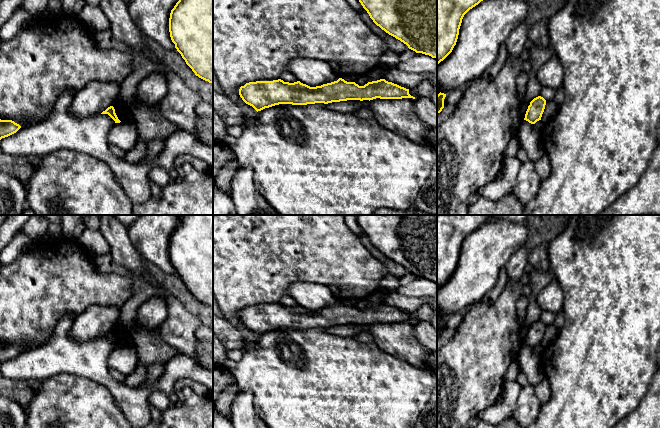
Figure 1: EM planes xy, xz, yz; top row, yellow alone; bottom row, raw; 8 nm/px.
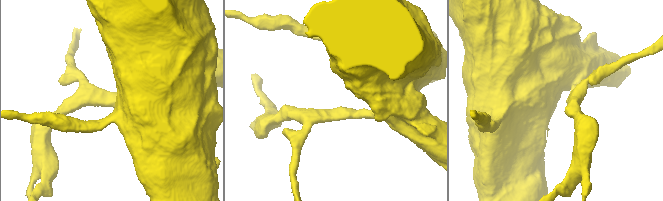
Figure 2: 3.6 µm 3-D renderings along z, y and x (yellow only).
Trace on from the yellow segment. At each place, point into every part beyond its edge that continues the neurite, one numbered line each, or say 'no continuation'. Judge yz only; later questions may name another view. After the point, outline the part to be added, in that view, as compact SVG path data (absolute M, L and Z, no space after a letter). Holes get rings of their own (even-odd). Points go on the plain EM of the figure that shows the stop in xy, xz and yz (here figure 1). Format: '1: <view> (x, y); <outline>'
no continuation

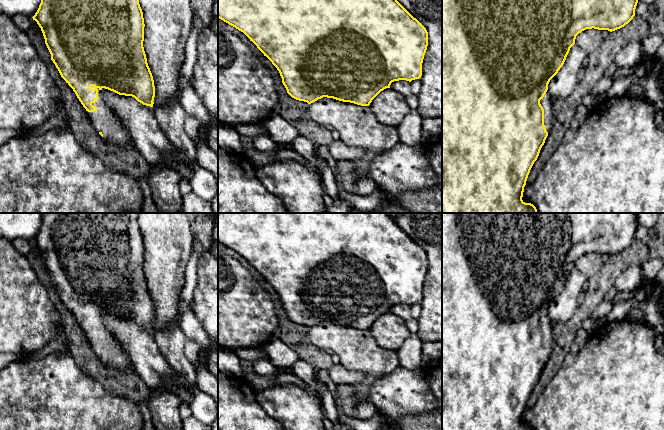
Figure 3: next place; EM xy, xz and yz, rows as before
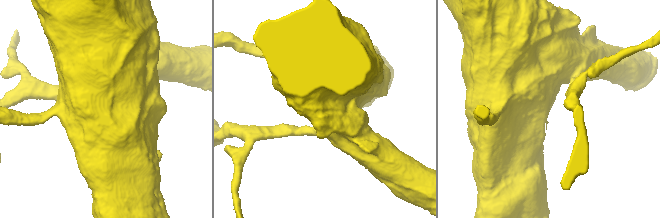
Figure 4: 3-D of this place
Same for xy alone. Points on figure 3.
1: xy (104, 343); M98 313L98 323L93 330L98 333L94 336L88 336L94 351L103 358L103 362L114 369L133 368L129 355L125 352L122 344L115 338L106 326L102 314Z

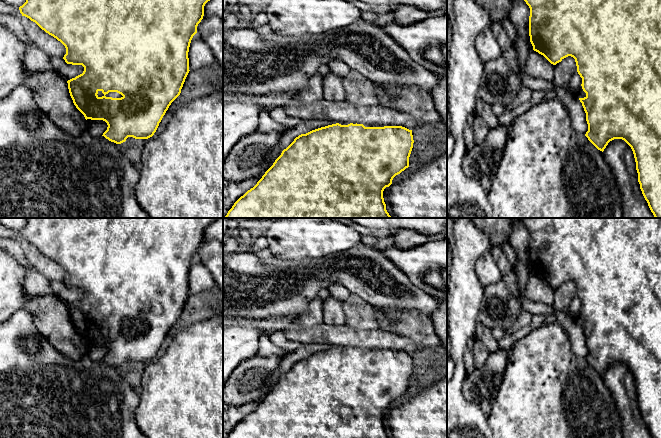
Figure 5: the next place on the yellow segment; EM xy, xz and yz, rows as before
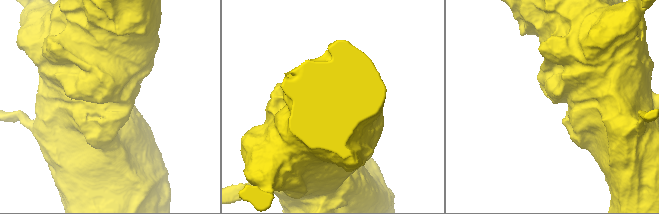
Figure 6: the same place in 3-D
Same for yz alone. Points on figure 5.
1: yz (579, 317); M580 310L574 318L578 323L586 321L586 317L583 315L582 310Z

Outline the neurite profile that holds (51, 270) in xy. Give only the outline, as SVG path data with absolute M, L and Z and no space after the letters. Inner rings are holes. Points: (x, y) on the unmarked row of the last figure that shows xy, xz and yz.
M22 240L20 245L24 251L27 261L33 268L39 271L50 281L64 281L66 278L66 272L60 265L46 257L29 242L24 242Z

